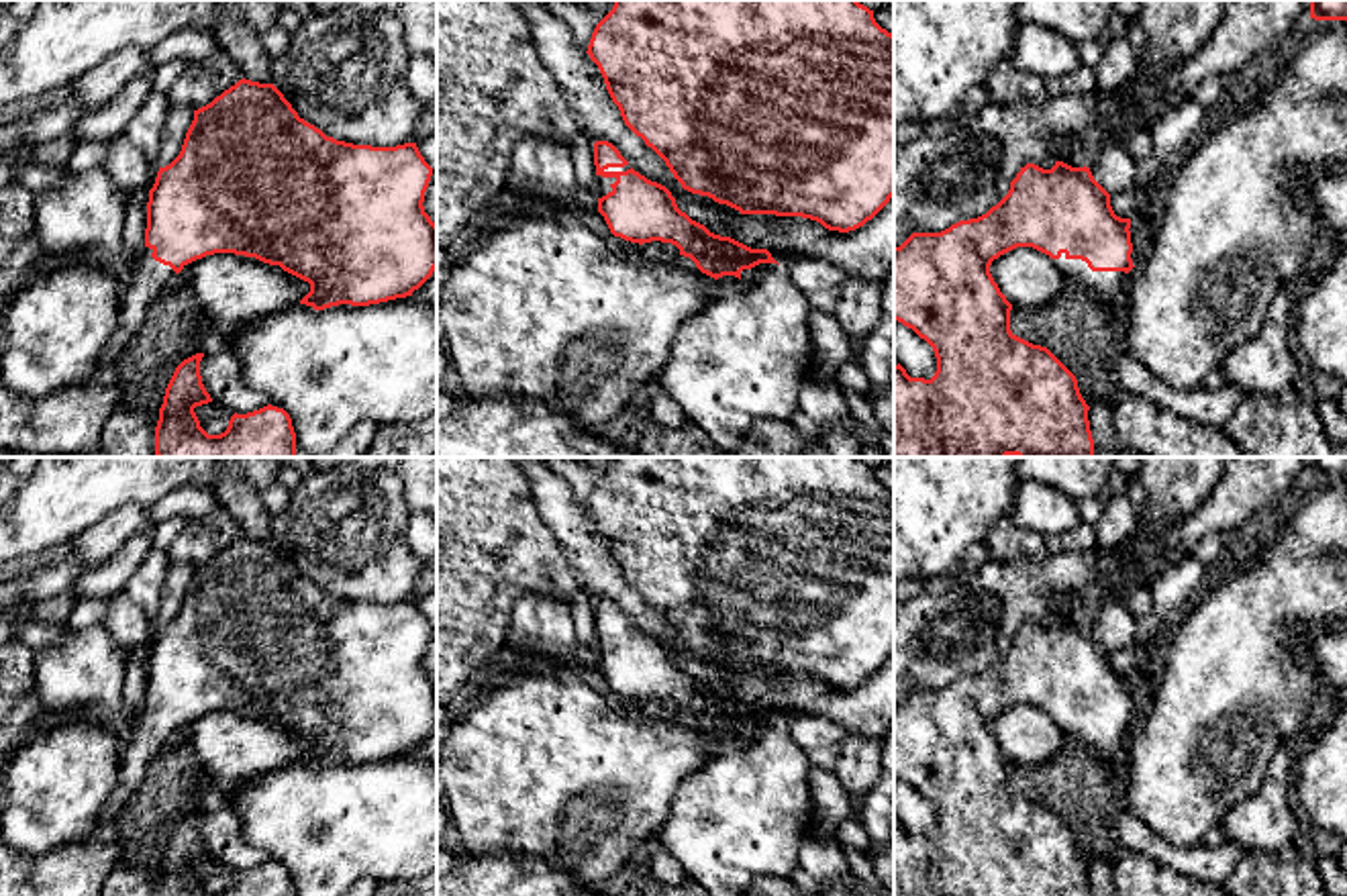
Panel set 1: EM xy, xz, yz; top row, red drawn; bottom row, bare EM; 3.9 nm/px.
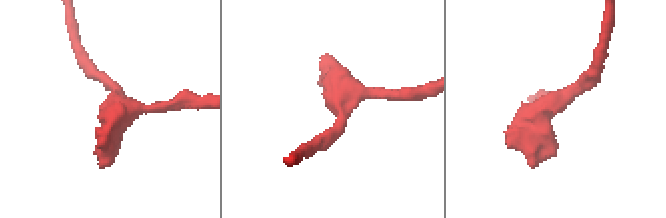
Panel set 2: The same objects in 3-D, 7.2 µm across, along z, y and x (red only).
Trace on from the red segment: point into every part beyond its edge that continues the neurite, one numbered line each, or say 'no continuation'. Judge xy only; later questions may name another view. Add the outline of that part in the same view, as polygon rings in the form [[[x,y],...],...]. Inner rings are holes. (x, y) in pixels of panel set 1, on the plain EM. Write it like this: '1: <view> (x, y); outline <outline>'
1: xy (150, 733); outline [[[143,704],[137,712],[133,735],[122,743],[120,771],[112,796],[100,814],[100,833],[120,814],[127,802],[139,792],[147,763],[161,745],[176,733],[169,723],[151,714],[153,706]]]

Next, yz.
1: yz (1107, 743); outline [[[1065,710],[1053,718],[1067,737],[1080,737],[1096,755],[1104,757],[1112,769],[1116,784],[1120,790],[1125,790],[1125,729],[1092,729],[1086,718],[1067,716]]]

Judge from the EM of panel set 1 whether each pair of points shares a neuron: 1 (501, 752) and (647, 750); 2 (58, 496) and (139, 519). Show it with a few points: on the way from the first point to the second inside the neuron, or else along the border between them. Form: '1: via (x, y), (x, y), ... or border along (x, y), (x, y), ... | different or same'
1: via (537, 752), (545, 743), (552, 750), (611, 750) | same
2: border along (145, 507), (119, 505), (76, 539) | different

